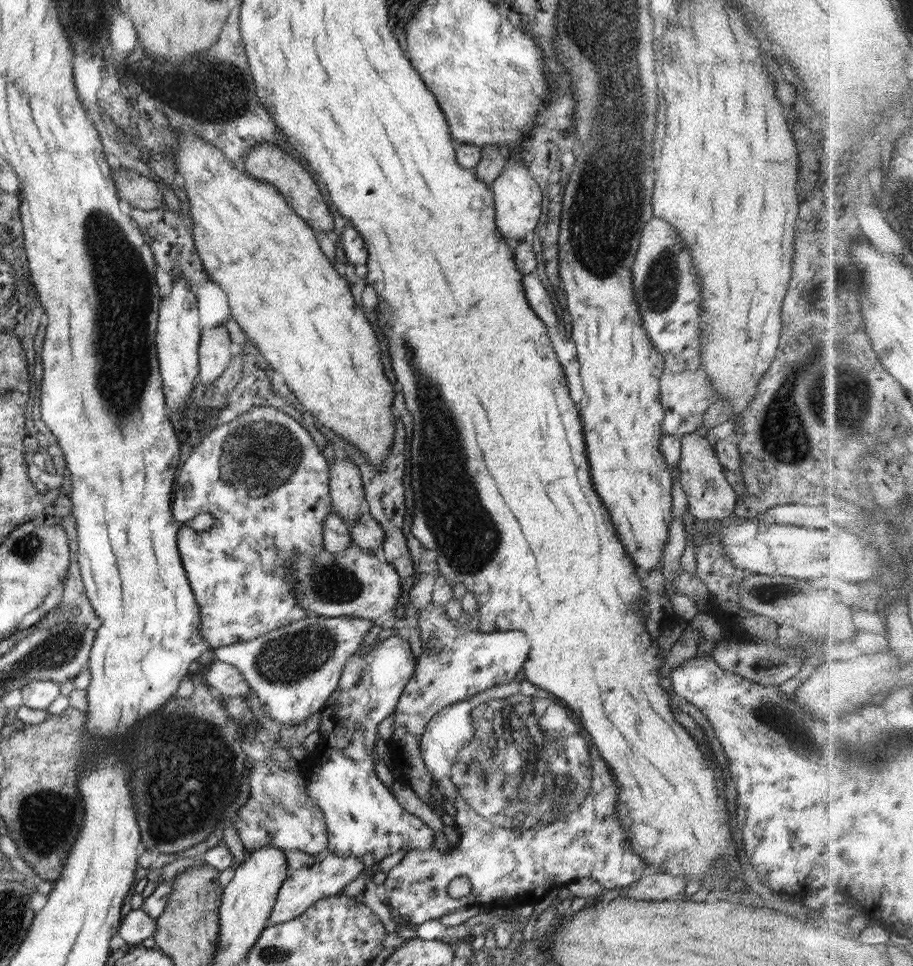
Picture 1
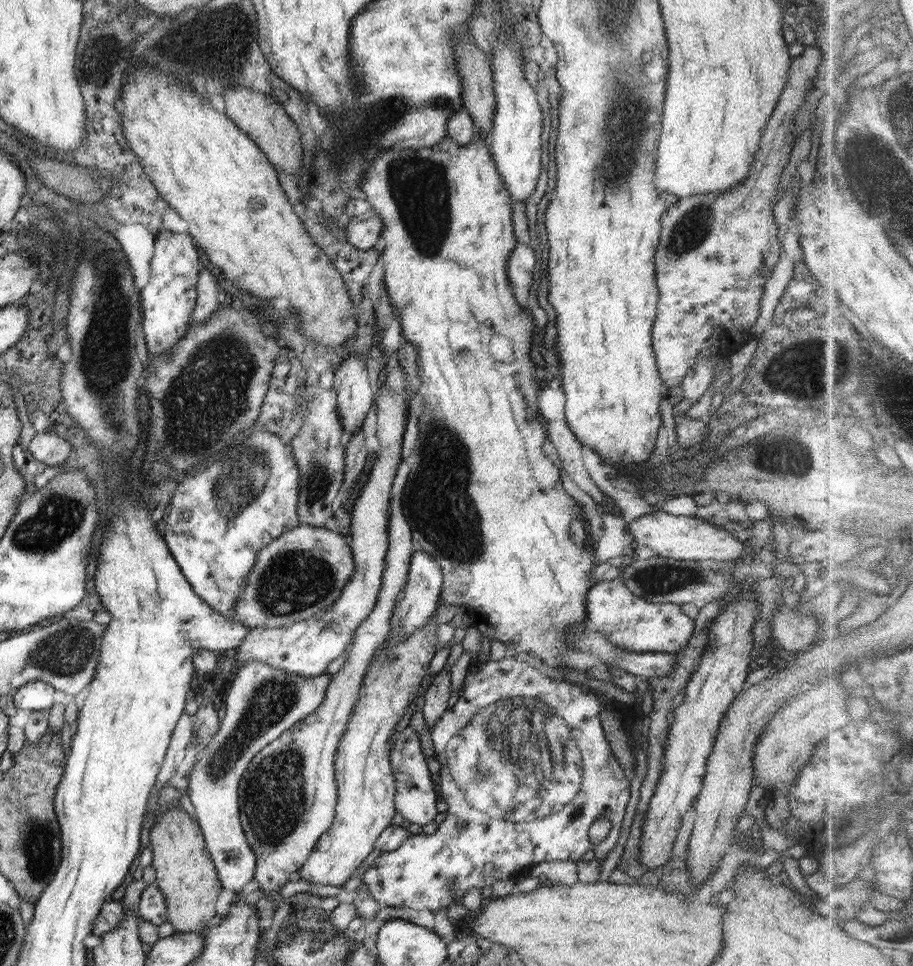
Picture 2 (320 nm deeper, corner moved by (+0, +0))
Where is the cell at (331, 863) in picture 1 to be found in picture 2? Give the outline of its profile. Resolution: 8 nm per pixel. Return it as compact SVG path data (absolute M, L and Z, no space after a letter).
M436 613L428 622L414 630L404 642L394 644L390 650L382 652L380 658L368 667L359 698L354 705L353 713L346 723L345 731L340 737L334 760L335 783L337 786L337 803L335 817L330 828L318 839L314 850L306 862L299 868L300 876L308 882L316 884L343 885L352 876L352 870L358 868L372 850L375 849L377 838L391 826L392 818L397 813L394 802L395 778L390 766L390 742L395 741L396 726L406 714L422 681L426 670L435 655L434 643L437 642L438 620Z

